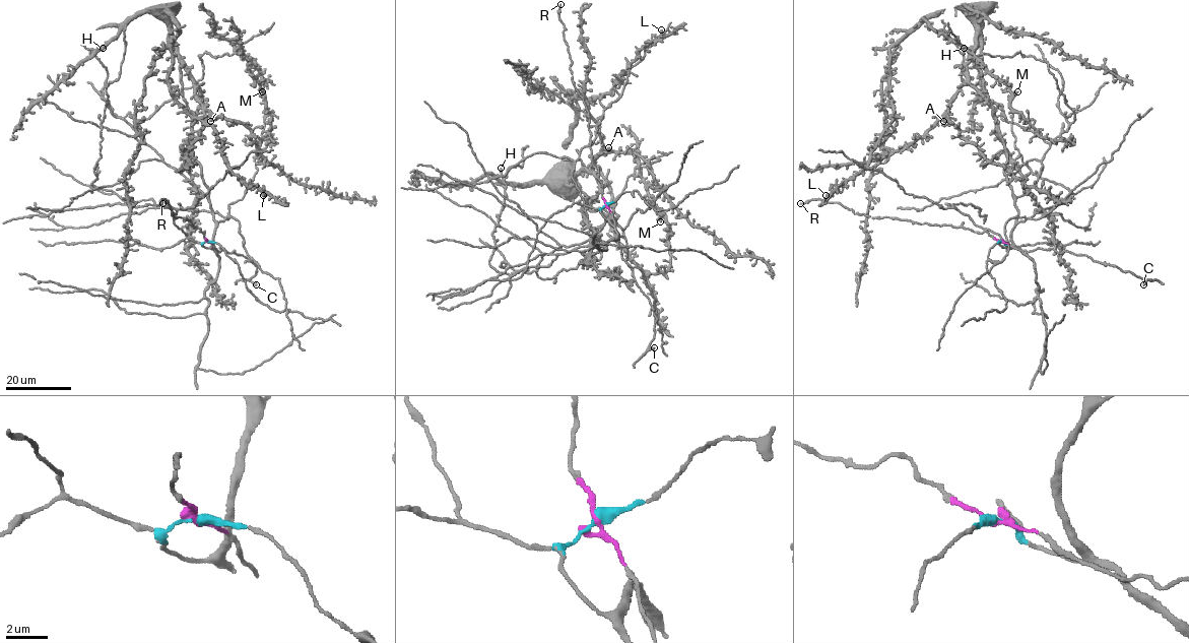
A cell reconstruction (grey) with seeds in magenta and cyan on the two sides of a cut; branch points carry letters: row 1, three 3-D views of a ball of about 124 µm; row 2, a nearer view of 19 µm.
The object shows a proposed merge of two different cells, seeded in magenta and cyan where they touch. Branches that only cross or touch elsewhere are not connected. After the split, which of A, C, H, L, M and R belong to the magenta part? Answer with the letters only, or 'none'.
C, R

